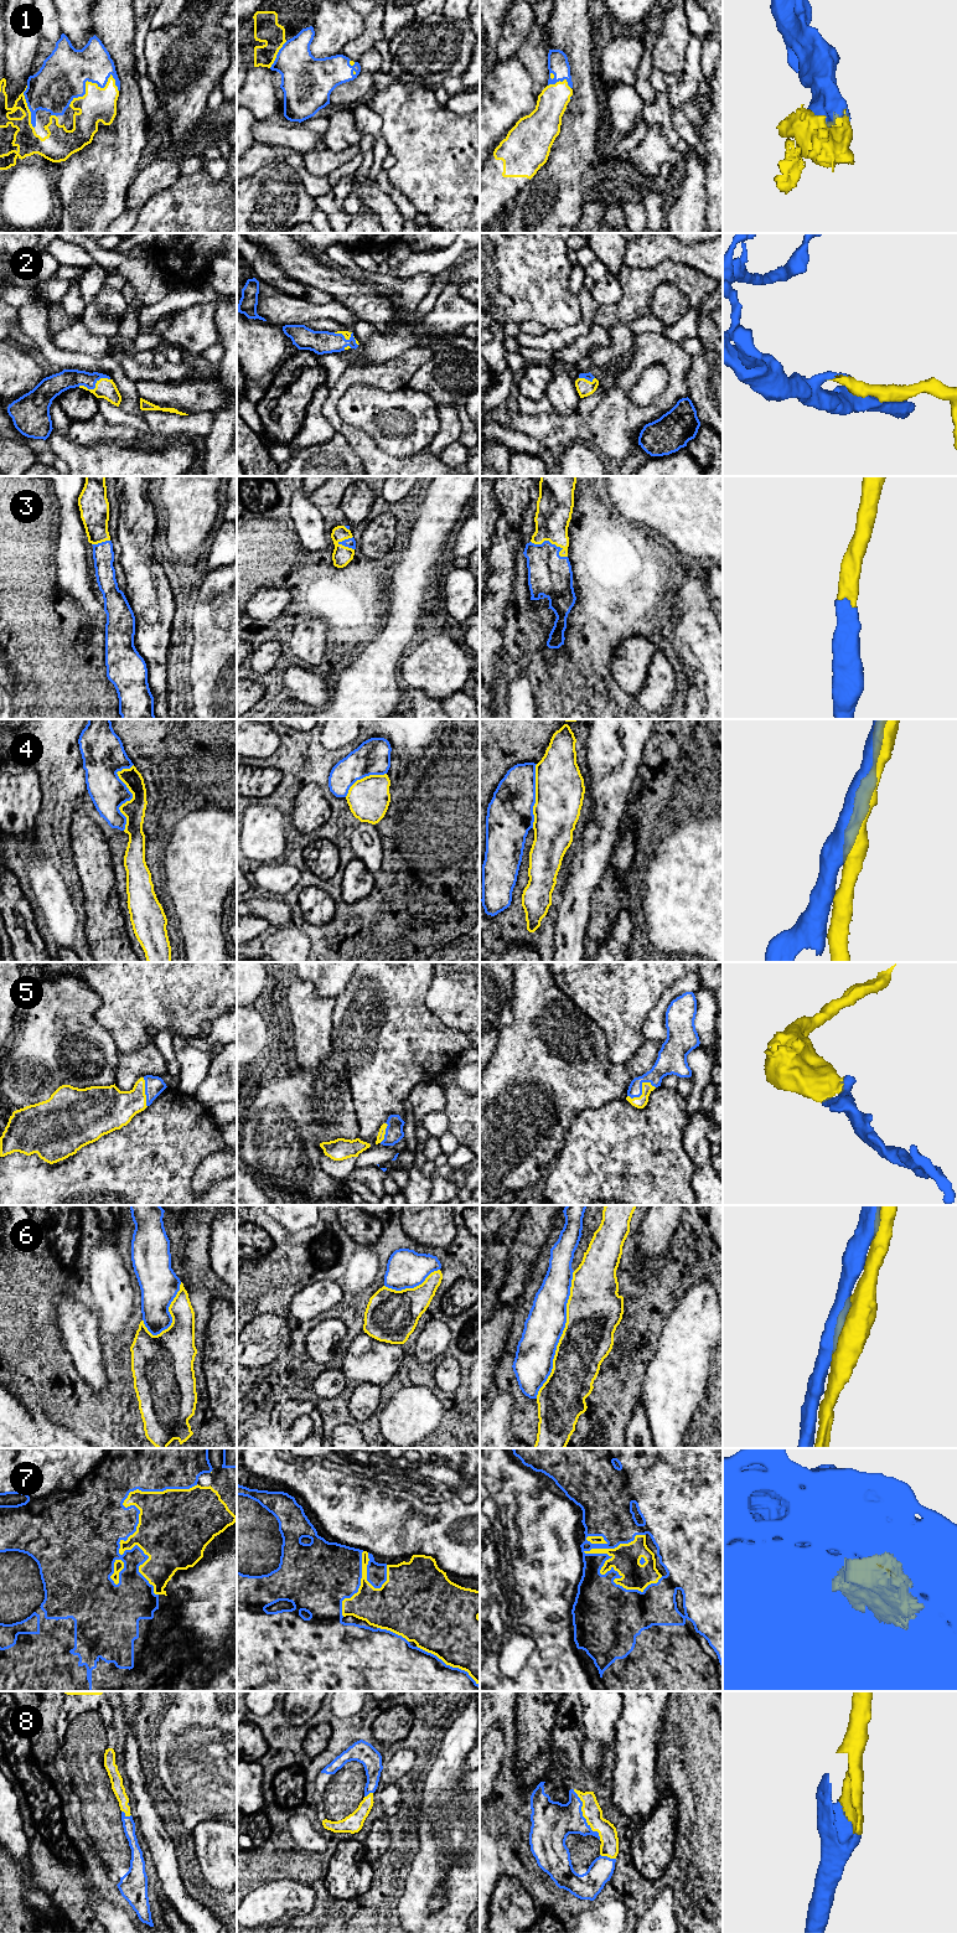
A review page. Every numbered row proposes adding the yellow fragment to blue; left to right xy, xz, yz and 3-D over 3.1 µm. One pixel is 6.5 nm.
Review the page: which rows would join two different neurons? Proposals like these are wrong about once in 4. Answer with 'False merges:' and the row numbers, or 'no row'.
False merges: 4, 6

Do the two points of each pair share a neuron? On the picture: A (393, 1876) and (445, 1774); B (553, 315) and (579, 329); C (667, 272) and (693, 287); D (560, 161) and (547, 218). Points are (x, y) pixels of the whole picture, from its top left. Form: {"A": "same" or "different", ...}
{"A": "same", "B": "different", "C": "same", "D": "same"}

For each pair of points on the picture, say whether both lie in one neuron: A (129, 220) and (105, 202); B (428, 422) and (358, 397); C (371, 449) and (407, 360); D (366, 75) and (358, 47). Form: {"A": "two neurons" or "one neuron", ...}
{"A": "two neurons", "B": "one neuron", "C": "one neuron", "D": "two neurons"}

